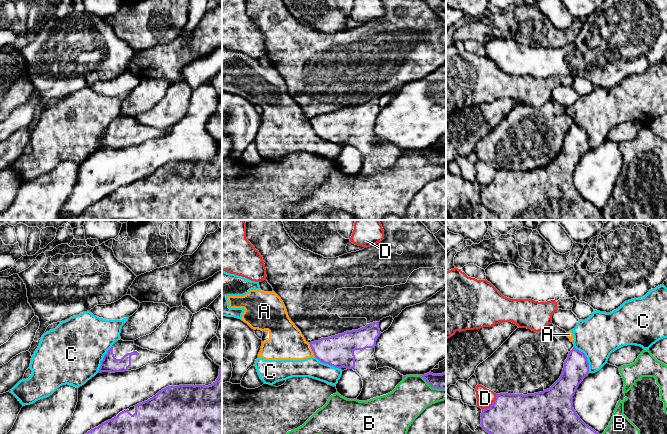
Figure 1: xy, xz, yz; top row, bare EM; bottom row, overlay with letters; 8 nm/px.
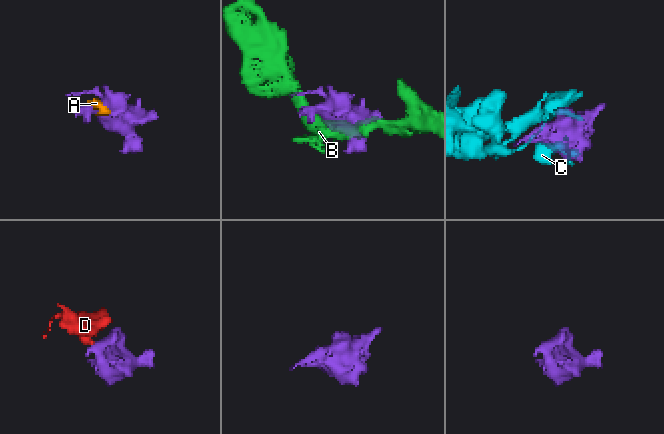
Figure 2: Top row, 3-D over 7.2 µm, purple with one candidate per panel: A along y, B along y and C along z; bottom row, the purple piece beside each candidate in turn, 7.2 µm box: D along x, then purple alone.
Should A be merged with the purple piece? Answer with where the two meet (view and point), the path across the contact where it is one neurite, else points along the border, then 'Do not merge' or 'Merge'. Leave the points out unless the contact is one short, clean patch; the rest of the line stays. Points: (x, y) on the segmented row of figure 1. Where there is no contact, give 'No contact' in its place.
Touches purple at xz (312, 350). Boundary: xz (308, 343), (315, 356). Do not merge

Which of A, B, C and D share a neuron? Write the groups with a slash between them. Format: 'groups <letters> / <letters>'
groups A C / B / D

